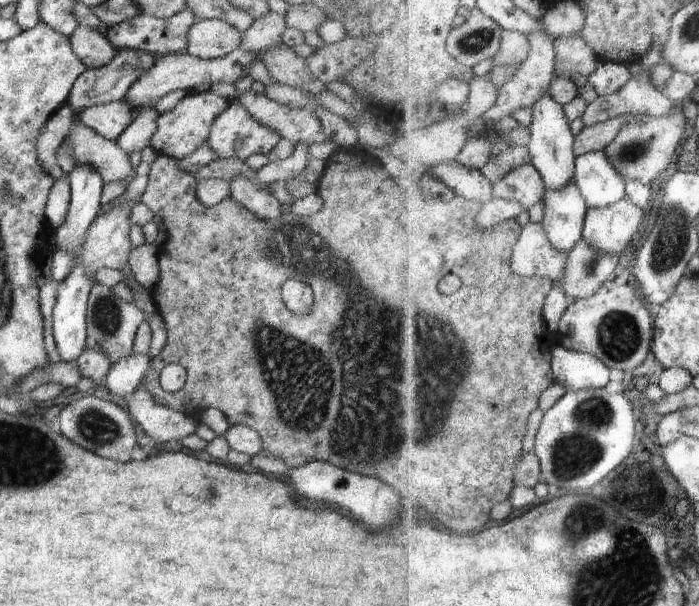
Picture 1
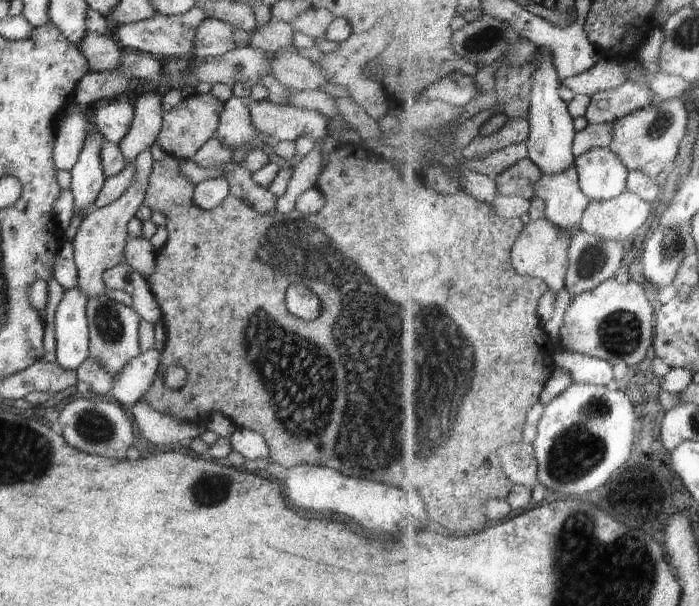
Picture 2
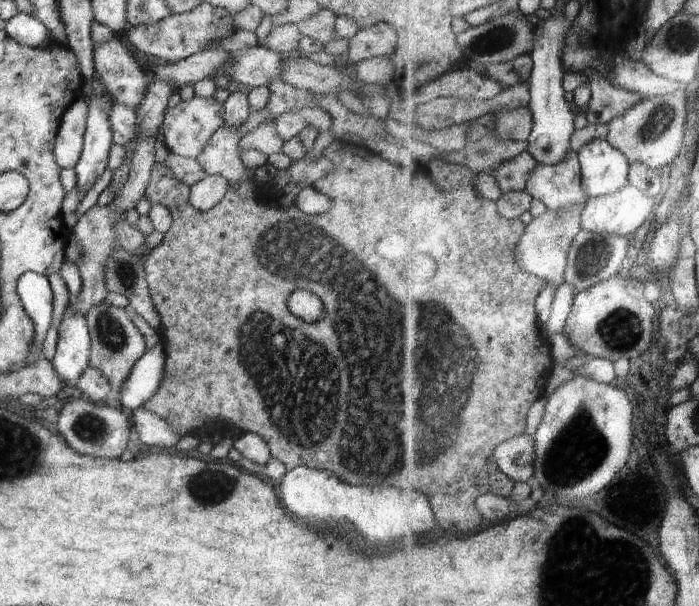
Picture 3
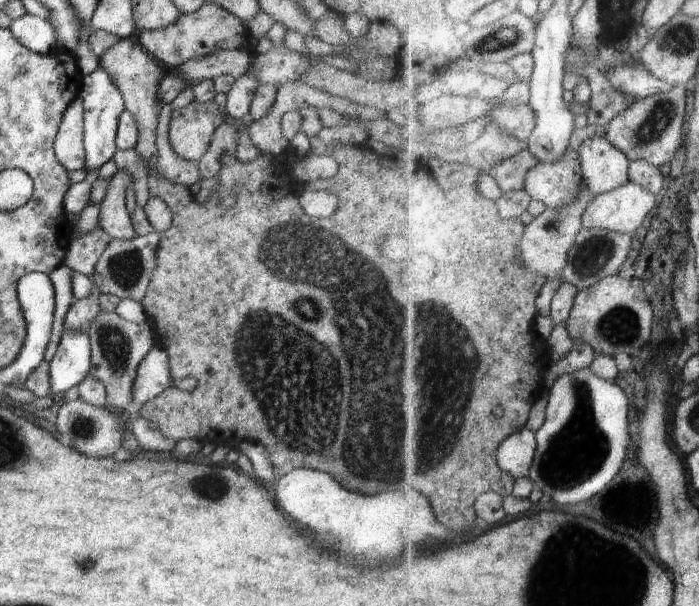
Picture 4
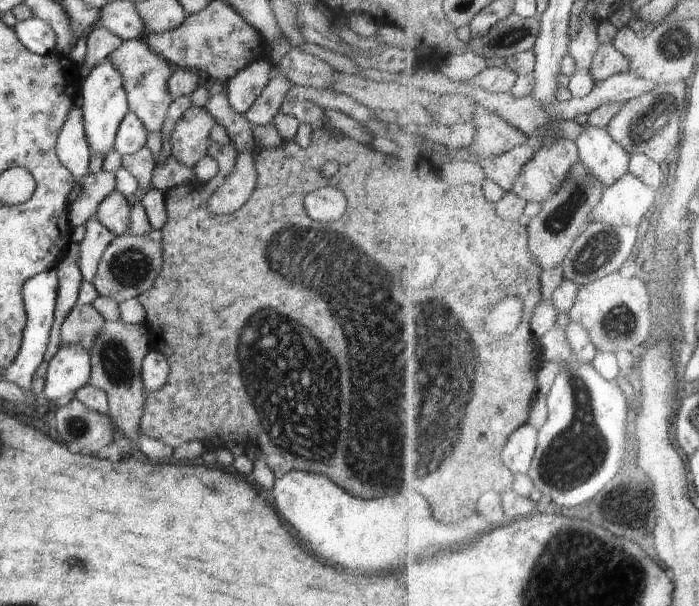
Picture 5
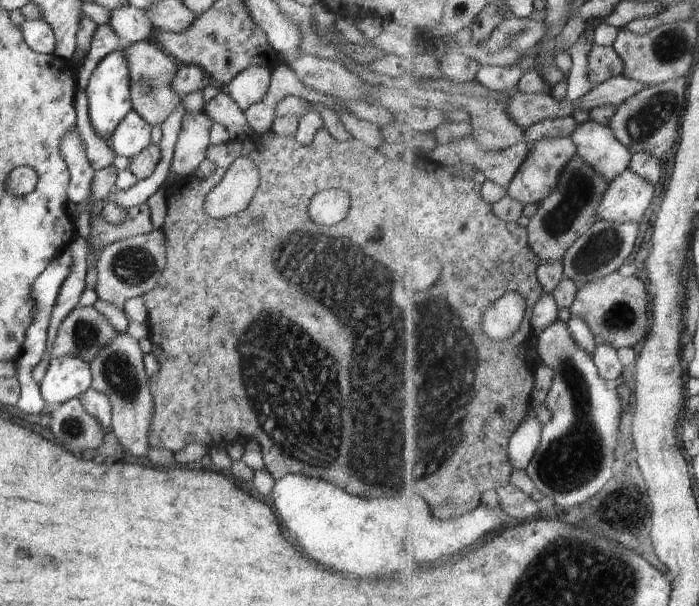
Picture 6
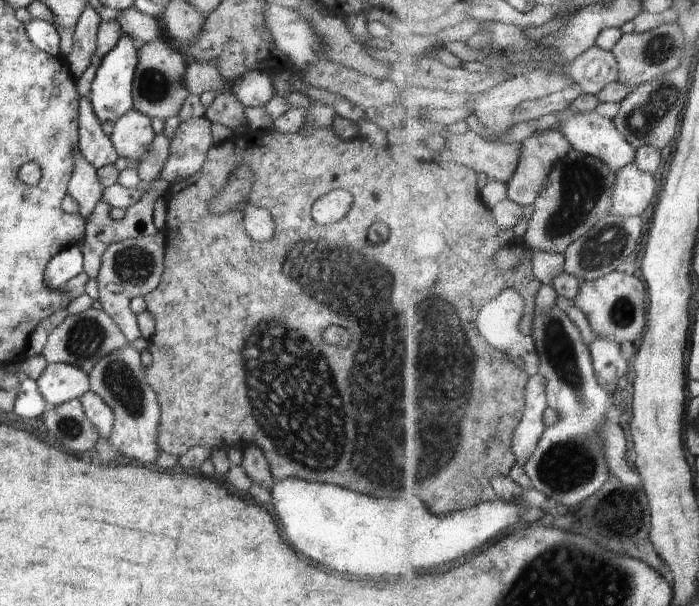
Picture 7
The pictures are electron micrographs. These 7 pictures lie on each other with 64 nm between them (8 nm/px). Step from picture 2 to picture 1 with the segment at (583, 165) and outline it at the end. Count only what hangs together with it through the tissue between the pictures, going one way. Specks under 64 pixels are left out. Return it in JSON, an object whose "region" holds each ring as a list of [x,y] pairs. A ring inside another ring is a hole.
{"region":[[[606,150],[600,152],[590,152],[577,158],[577,175],[575,182],[581,189],[584,198],[588,200],[590,208],[604,208],[604,206],[612,206],[620,200],[627,197],[627,181],[626,176],[622,174],[622,170],[618,168]]]}

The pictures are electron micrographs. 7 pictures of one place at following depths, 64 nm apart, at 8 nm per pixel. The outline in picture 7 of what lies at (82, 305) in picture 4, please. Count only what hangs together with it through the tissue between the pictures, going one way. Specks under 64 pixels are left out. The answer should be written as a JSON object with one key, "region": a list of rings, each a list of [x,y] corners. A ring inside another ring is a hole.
{"region":[[[90,307],[78,314],[62,314],[59,325],[48,334],[46,346],[41,354],[47,360],[48,365],[71,364],[89,374],[98,360],[128,343],[132,345],[131,338],[118,328],[115,320],[109,314]]]}

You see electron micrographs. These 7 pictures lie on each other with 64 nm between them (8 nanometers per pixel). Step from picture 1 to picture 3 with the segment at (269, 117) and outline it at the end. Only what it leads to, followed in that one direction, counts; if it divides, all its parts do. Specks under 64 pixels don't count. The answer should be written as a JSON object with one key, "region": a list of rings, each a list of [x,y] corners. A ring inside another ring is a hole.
{"region":[[[304,108],[286,112],[276,120],[276,132],[284,141],[291,140],[300,135],[306,126],[314,125],[319,132],[327,132],[332,128],[333,120],[326,110]],[[265,109],[262,113],[251,110],[246,122],[238,128],[228,128],[223,125],[208,140],[203,152],[195,160],[209,176],[222,176],[232,186],[238,184],[246,170],[239,158],[238,146],[245,134],[252,132],[259,126],[259,122],[265,117]]]}

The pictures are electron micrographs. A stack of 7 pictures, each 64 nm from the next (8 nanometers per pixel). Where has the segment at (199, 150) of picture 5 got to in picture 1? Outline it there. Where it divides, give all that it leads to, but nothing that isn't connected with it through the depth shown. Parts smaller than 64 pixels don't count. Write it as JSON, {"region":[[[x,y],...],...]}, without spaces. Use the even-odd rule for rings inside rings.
{"region":[[[211,90],[186,94],[172,110],[157,116],[157,129],[147,144],[152,146],[157,154],[169,156],[171,159],[190,156],[206,142],[211,122],[224,112],[229,104],[229,101]]]}

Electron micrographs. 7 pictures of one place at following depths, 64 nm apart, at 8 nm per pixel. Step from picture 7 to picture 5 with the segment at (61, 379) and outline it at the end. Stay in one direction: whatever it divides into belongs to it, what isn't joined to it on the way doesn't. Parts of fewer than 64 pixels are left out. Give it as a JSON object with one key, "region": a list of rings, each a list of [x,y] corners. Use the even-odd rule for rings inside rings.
{"region":[[[78,343],[59,348],[49,360],[43,394],[48,400],[58,400],[76,392],[89,382],[91,360],[89,352]]]}

